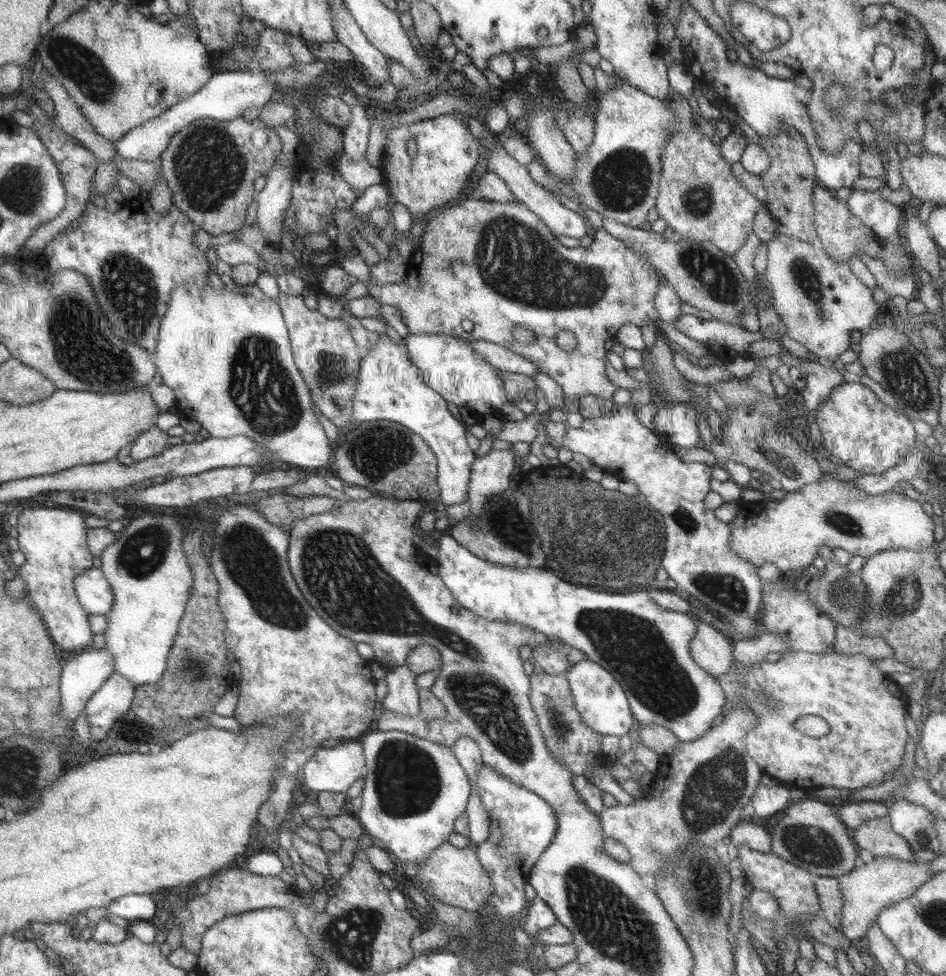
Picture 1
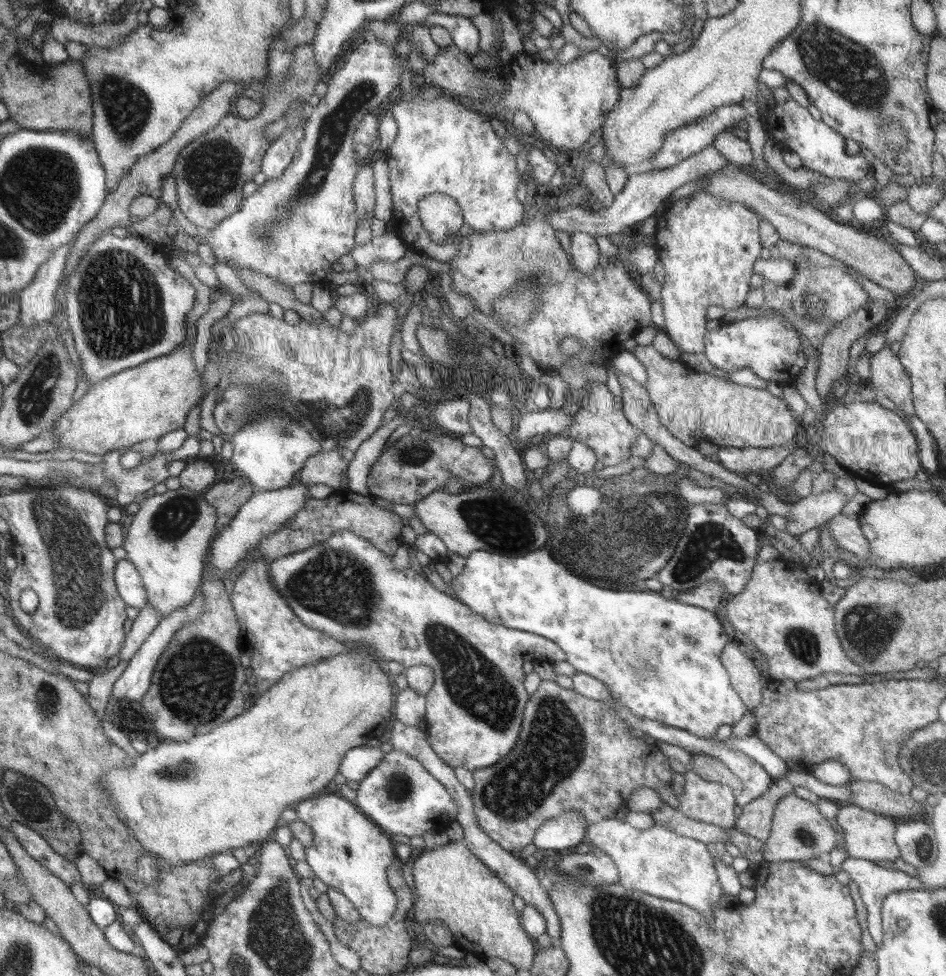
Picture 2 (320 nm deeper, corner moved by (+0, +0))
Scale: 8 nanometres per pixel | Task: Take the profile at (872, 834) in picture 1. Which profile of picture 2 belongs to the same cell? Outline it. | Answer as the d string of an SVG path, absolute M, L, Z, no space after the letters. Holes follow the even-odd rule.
M841 804L834 818L834 823L840 826L841 832L843 832L842 838L848 857L860 858L872 862L876 860L890 860L890 862L894 862L896 858L901 857L901 850L895 843L896 824L892 817L876 814L856 805Z

